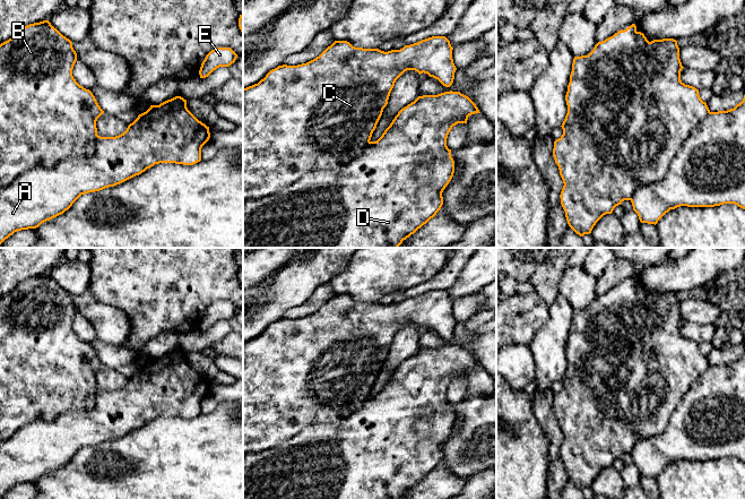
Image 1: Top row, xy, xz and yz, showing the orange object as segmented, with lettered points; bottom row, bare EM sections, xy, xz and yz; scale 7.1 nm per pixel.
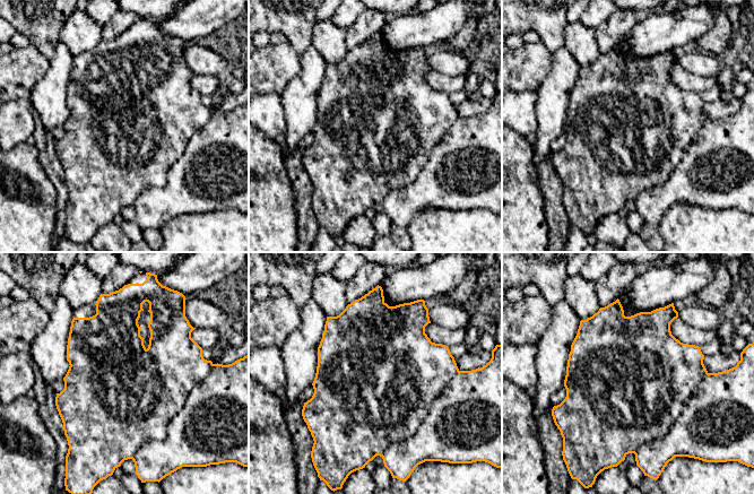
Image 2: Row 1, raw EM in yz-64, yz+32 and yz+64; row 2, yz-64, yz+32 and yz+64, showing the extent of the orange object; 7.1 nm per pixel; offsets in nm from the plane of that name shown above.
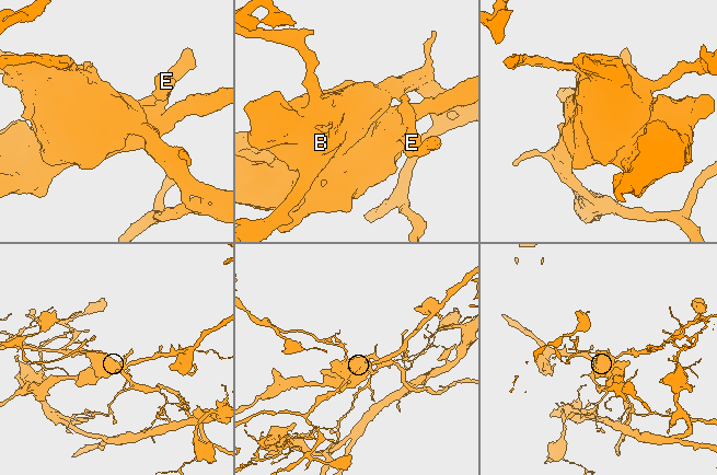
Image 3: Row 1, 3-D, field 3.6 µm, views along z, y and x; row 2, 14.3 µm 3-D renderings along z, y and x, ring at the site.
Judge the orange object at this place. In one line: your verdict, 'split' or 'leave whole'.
split

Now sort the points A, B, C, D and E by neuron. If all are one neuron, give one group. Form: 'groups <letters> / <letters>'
groups A D E / B C

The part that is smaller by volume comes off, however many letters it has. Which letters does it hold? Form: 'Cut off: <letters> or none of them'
Cut off: B, C

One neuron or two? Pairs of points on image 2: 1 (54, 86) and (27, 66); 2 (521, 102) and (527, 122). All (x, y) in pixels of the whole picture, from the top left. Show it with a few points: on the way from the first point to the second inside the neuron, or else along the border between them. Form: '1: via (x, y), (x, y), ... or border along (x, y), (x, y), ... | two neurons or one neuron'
1: border along (50, 60), (48, 70), (35, 83), (28, 98) | two neurons
2: via (521, 106), (522, 118) | one neuron

